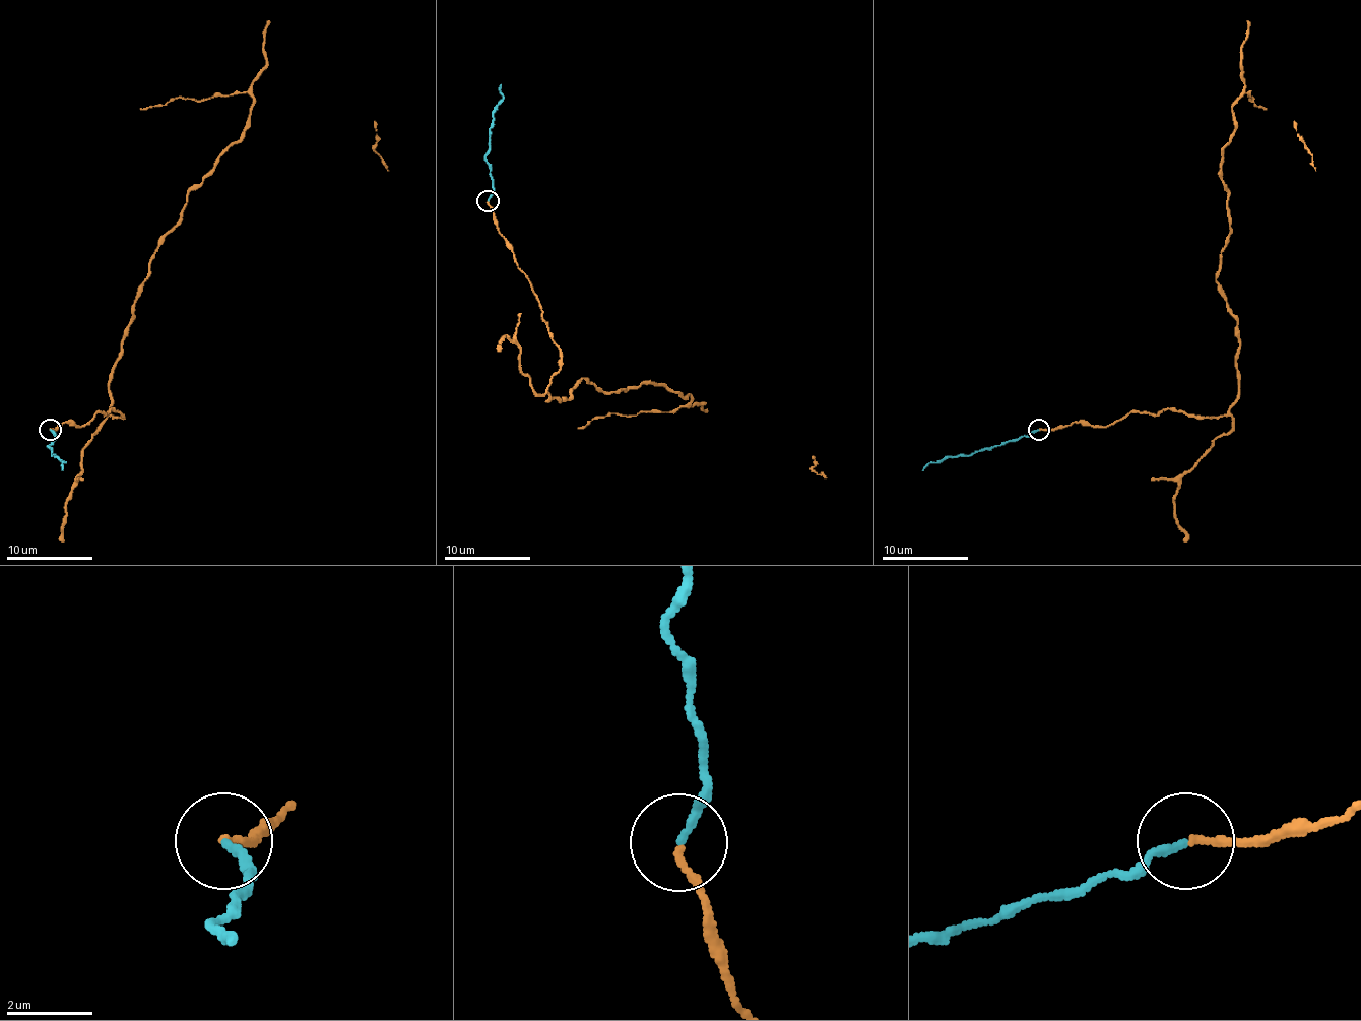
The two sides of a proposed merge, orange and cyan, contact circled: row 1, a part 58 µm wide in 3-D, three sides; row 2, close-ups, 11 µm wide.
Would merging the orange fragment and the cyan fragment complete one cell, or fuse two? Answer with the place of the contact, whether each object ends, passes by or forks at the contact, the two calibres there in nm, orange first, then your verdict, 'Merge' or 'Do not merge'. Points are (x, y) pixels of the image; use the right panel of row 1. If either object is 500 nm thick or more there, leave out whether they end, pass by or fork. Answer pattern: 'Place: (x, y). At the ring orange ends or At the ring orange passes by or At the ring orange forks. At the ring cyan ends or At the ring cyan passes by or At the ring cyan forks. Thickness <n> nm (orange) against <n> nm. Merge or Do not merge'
Place: (1038, 429). At the ring orange ends. At the ring cyan ends. Thickness 170 nm (orange) against 180 nm. Merge

